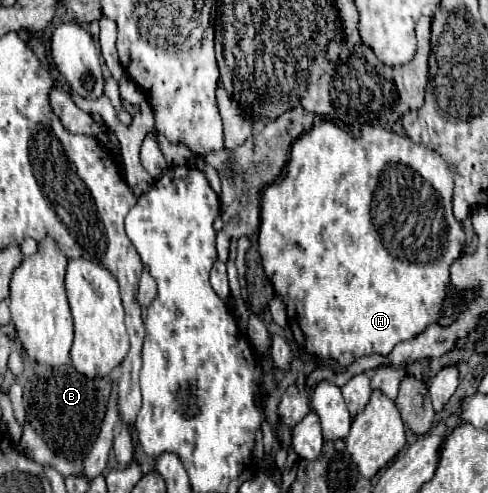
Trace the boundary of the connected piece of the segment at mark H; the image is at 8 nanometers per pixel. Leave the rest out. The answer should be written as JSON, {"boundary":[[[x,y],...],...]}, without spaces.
{"boundary":[[[323,121],[315,125],[311,131],[303,133],[293,143],[283,181],[273,183],[263,191],[263,211],[261,211],[261,227],[259,227],[261,265],[275,293],[285,303],[287,319],[289,319],[289,327],[293,331],[295,343],[307,353],[323,361],[333,361],[347,367],[357,357],[363,357],[363,355],[373,355],[373,353],[389,355],[397,343],[417,337],[419,333],[425,331],[427,325],[435,323],[441,313],[441,303],[445,299],[445,291],[449,285],[449,267],[461,257],[463,243],[465,243],[463,227],[453,217],[451,193],[453,193],[453,175],[449,173],[449,167],[445,165],[441,155],[433,153],[425,145],[413,143],[405,135],[397,135],[383,127],[373,127],[365,123],[361,127],[361,135],[353,137],[331,121]]]}

